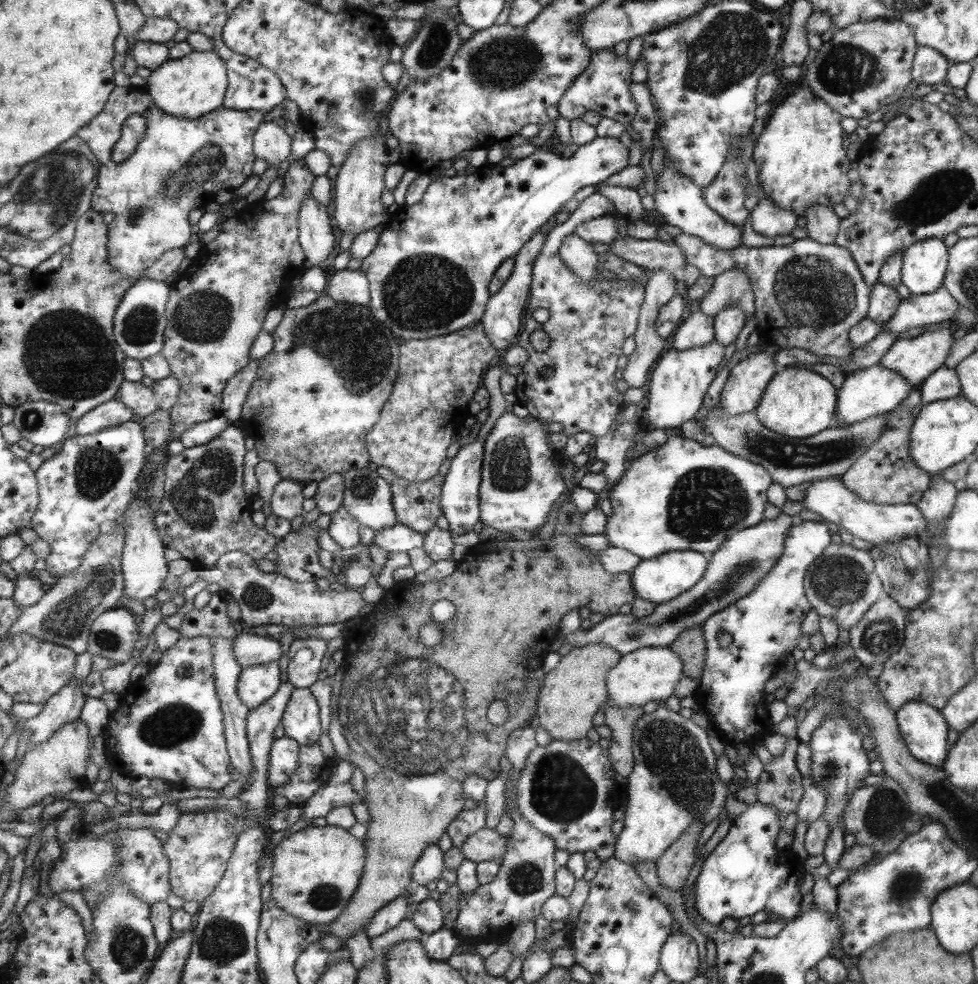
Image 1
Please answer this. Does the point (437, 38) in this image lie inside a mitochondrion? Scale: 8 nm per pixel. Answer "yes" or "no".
yes

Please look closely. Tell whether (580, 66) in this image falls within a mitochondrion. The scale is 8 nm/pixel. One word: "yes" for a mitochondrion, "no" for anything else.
no

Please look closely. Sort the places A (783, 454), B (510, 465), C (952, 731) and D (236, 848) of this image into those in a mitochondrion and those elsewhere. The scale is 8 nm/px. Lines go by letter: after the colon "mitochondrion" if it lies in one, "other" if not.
A: mitochondrion
B: mitochondrion
C: other
D: other

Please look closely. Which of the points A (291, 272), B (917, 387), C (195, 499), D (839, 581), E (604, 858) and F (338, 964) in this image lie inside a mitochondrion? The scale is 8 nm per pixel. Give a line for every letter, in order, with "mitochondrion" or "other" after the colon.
A: other
B: other
C: mitochondrion
D: mitochondrion
E: other
F: other

